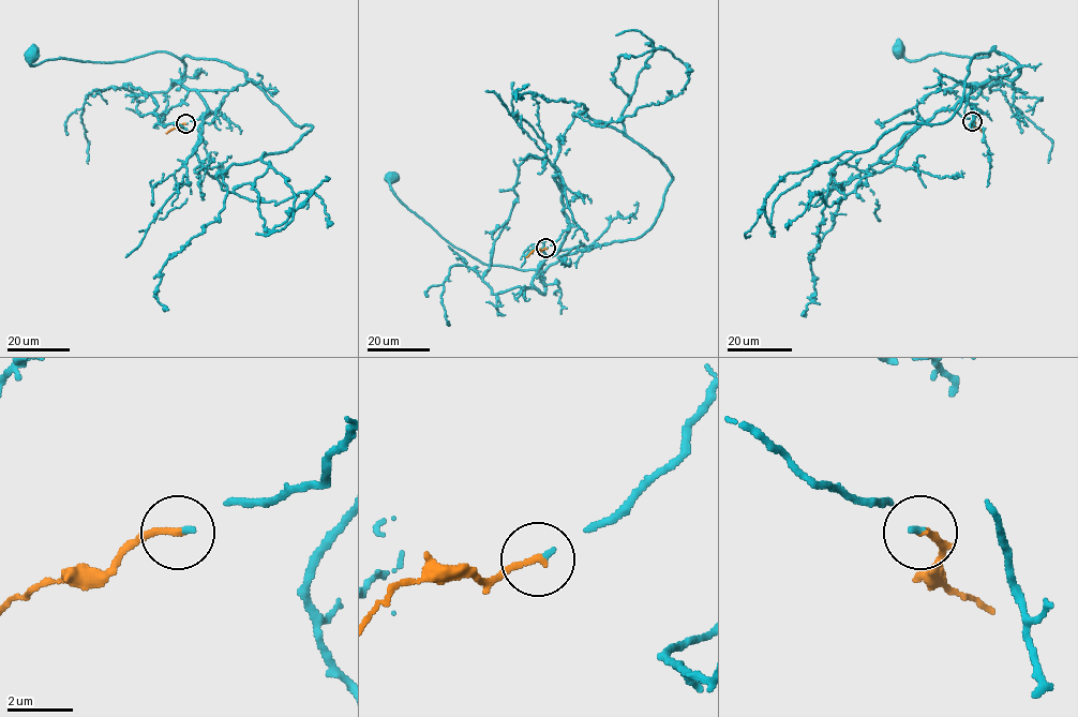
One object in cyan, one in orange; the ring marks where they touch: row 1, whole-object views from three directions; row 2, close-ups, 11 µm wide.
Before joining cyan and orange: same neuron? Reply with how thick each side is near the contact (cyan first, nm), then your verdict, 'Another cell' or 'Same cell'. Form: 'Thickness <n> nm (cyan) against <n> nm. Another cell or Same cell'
Thickness 140 nm (cyan) against 200 nm. Same cell

